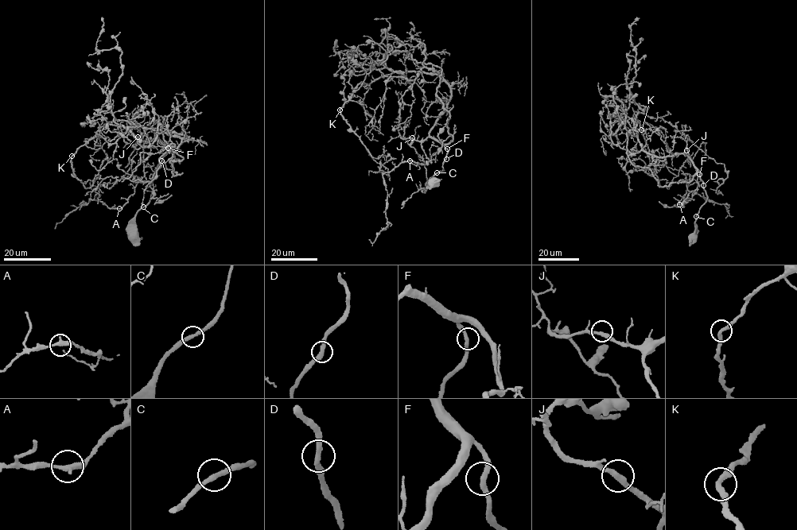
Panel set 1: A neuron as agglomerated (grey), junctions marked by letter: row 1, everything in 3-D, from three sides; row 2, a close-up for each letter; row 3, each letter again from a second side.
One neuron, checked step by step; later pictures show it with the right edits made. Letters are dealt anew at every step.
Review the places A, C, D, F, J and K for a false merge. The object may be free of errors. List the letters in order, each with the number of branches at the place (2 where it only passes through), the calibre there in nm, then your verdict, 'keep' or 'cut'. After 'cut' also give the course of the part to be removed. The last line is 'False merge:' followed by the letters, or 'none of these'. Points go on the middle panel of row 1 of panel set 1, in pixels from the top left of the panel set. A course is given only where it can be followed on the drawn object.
A: branches 2; calibre 320 nm; keep
C: branches 2; calibre 280 nm; keep
D: branches 2; calibre 320 nm; keep
F: branches 2; calibre 320 nm; keep
J: branches 2; calibre 320 nm; keep
K: branches 2; calibre 320 nm; keep
False merge: none of these

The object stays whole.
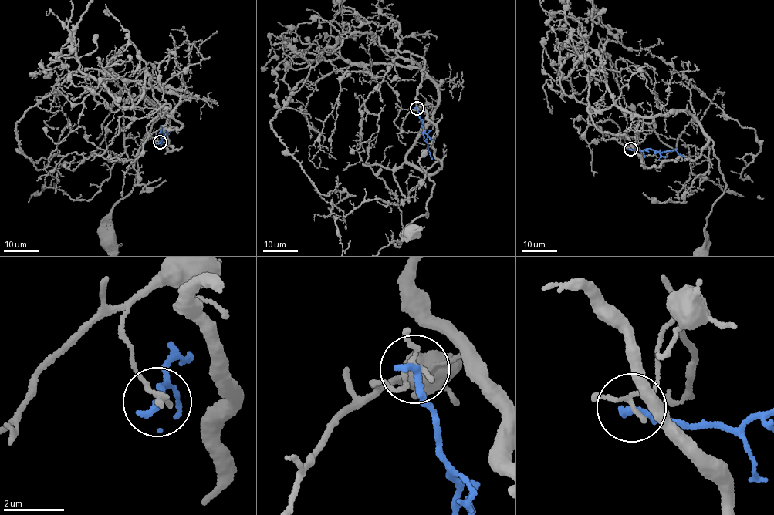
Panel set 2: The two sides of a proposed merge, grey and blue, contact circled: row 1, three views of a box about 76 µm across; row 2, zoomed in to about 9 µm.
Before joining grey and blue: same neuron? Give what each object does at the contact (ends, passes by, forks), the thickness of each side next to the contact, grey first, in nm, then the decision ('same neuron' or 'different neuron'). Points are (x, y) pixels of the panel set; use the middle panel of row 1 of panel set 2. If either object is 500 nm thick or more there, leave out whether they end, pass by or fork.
grey passes by; blue ends; calibres 150 and 260 nm; different neuron

